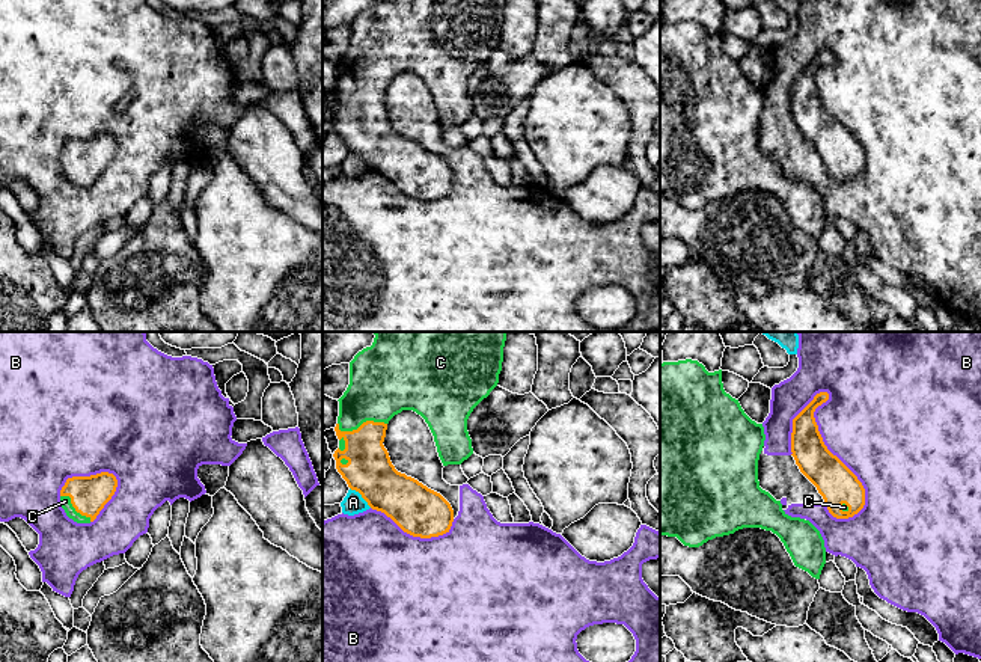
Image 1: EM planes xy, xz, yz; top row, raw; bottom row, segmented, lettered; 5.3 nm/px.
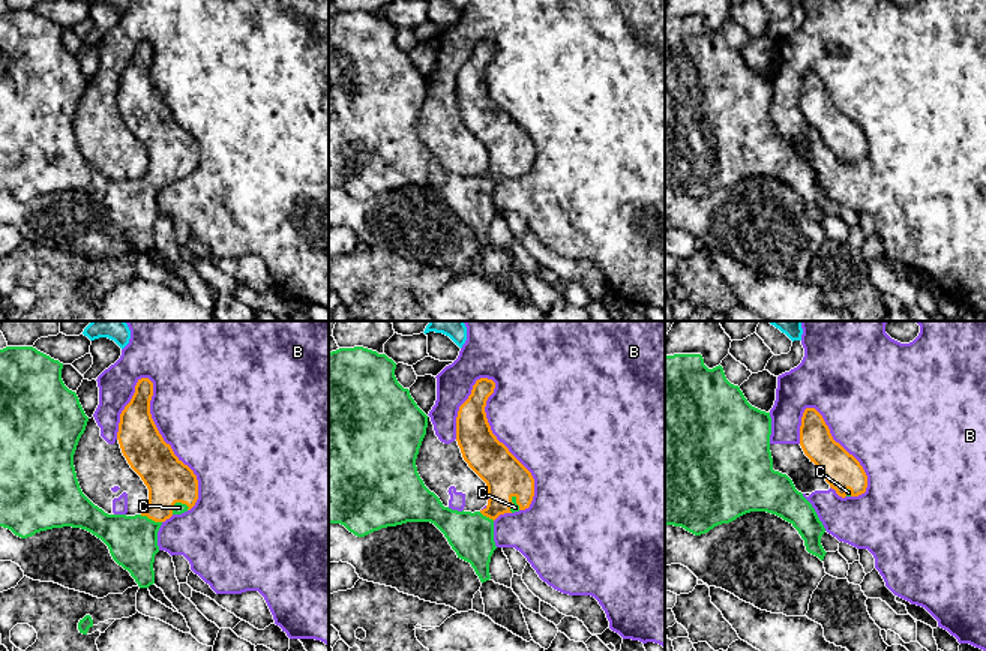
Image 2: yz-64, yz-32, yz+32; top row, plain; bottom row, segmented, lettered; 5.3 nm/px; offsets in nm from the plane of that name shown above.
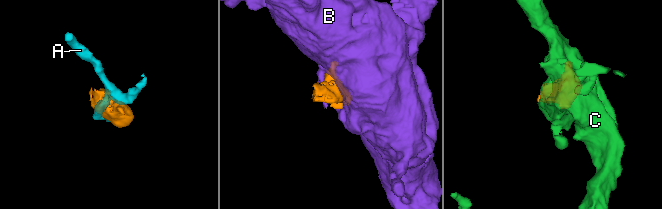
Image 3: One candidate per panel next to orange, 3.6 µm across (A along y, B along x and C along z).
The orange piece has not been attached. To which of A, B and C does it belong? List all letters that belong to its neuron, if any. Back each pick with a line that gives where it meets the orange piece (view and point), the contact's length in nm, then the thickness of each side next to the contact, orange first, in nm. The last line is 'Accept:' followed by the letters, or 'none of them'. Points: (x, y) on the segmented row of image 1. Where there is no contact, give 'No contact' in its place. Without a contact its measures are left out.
C: Touches orange at xz (363, 422). Shared border 260 nm. Thickness 240 nm (orange) against 360 nm
Accept: C

